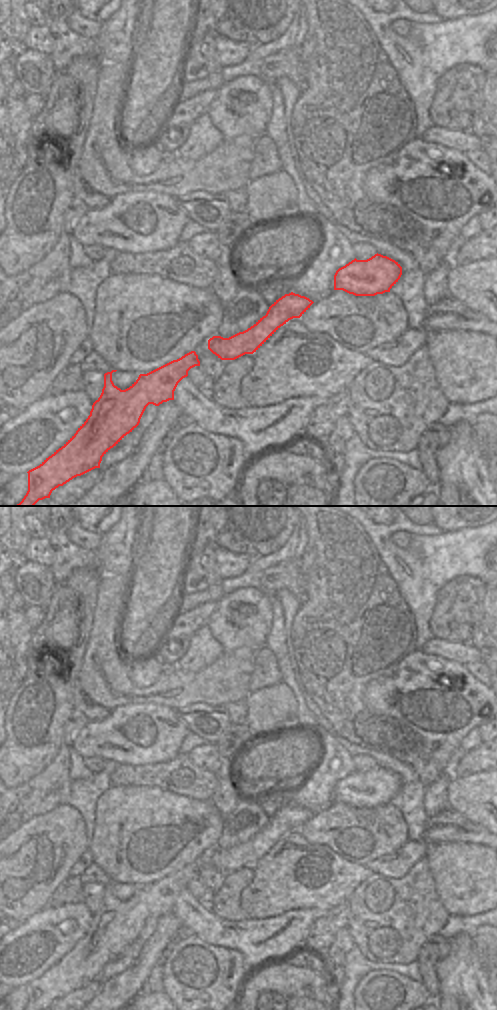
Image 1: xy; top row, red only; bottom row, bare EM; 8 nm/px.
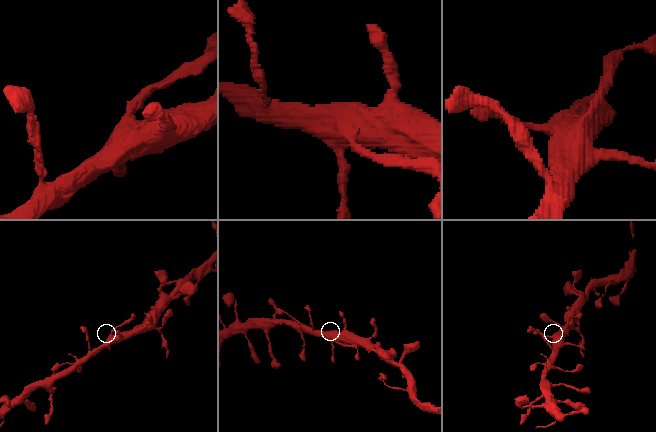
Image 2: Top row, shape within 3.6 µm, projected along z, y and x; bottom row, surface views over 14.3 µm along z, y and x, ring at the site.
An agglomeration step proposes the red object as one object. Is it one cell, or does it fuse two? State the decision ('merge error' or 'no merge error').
no merge error

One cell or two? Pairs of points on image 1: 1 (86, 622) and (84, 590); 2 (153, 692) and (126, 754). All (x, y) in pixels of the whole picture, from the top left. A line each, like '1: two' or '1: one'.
1: one
2: two

